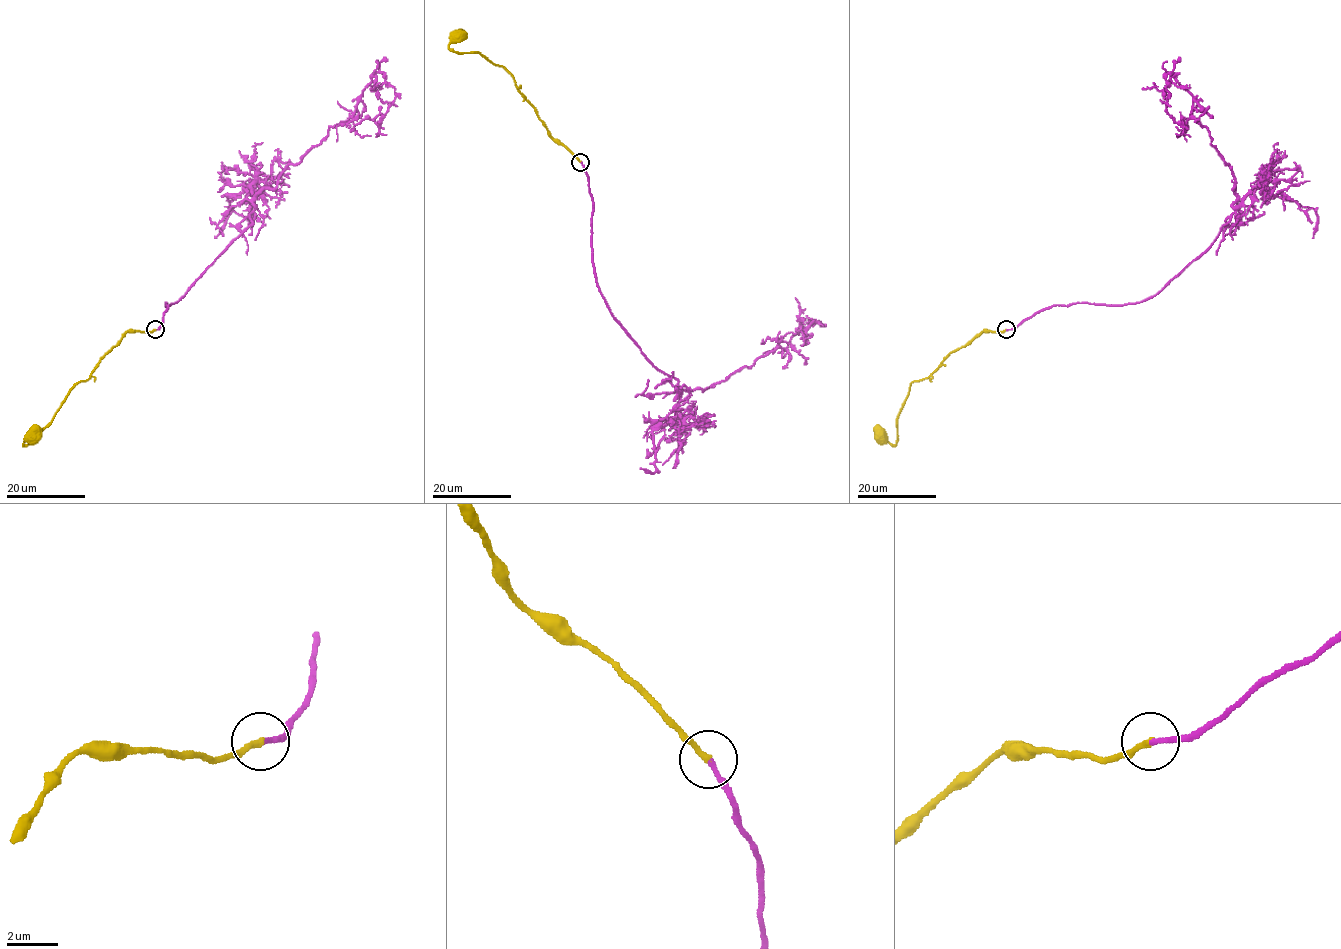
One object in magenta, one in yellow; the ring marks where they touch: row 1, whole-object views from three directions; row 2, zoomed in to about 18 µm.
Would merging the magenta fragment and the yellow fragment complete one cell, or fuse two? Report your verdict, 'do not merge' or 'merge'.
merge

